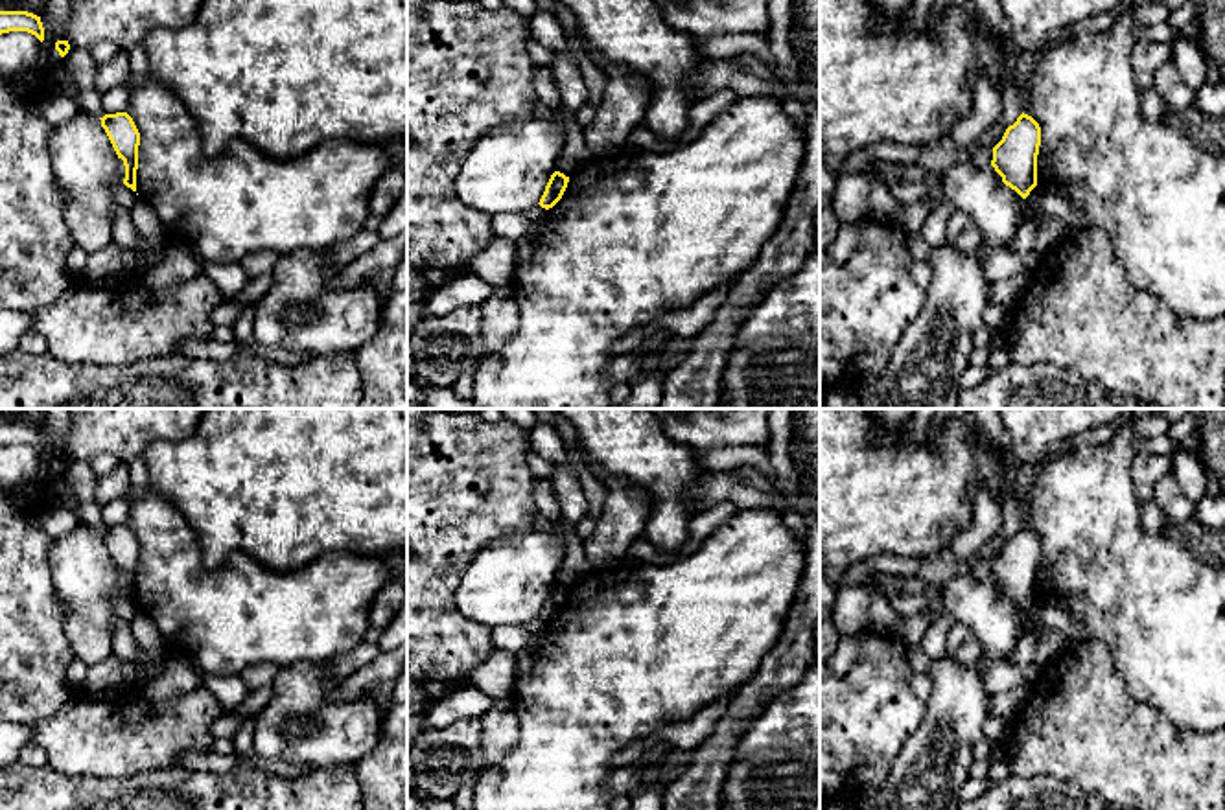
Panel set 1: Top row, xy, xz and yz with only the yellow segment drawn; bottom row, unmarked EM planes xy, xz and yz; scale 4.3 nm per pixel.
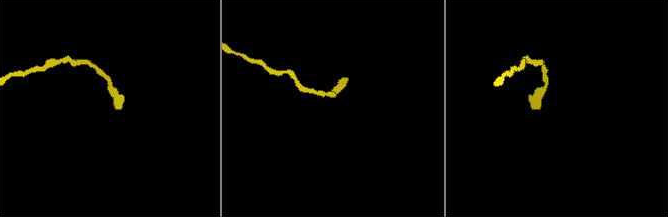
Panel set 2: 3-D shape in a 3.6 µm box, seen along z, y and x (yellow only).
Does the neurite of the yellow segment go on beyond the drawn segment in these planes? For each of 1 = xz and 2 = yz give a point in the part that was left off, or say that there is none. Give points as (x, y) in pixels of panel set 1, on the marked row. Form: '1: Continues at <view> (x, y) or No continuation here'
1: No continuation here
2: No continuation here

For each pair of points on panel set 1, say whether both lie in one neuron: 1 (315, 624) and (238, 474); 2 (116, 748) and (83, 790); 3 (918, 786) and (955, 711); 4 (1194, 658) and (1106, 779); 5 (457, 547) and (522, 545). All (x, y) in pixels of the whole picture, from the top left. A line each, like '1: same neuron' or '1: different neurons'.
1: different neurons
2: different neurons
3: same neuron
4: different neurons
5: different neurons

